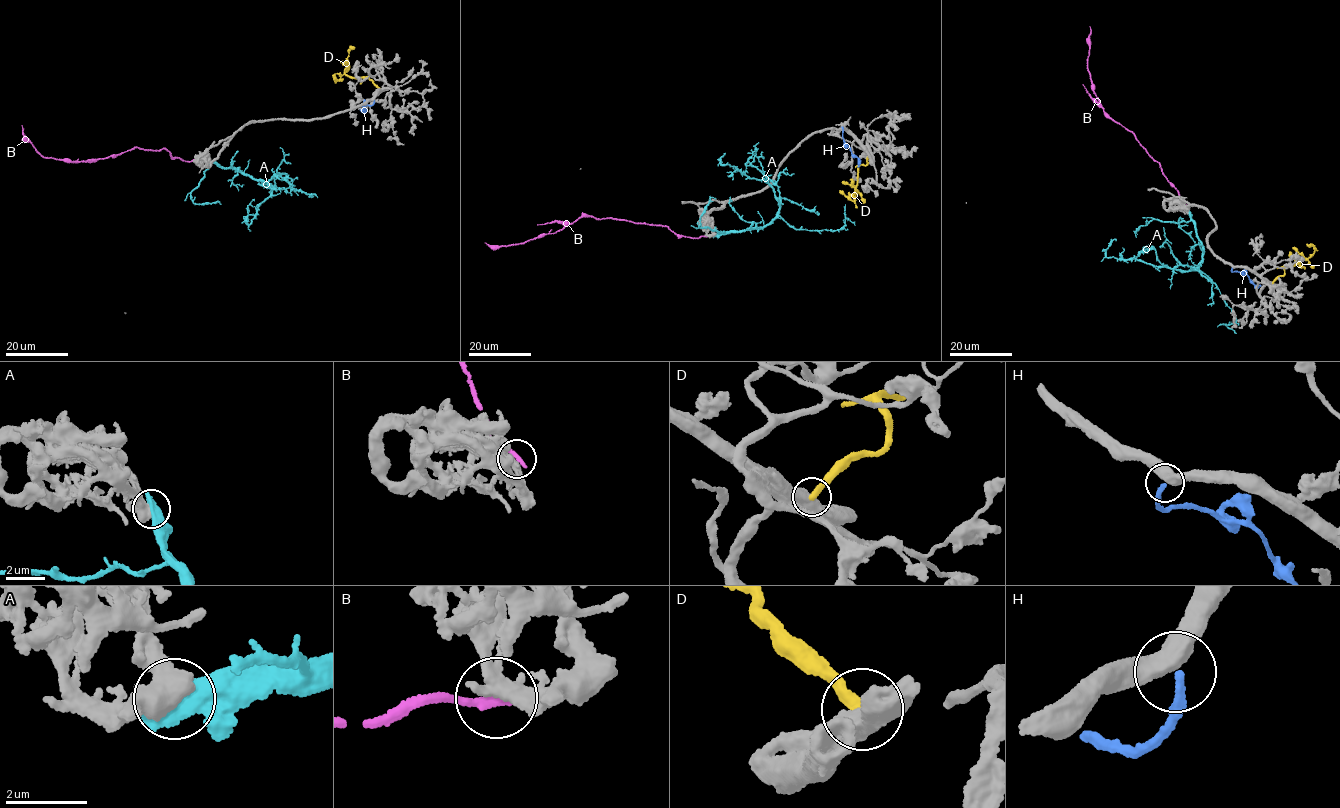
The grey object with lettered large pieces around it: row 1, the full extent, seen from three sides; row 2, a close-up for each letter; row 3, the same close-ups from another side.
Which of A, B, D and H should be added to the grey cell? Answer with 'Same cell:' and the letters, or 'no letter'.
Same cell: no letter

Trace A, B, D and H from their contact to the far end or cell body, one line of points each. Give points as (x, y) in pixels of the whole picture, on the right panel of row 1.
A: (1189, 212), (1204, 248), (1193, 270), (1107, 257), (1105, 249), (1111, 240), (1109, 246)
B: (1186, 206), (1159, 163), (1133, 134), (1109, 117), (1098, 104), (1087, 70), (1090, 26)
D: (1272, 283), (1284, 275), (1283, 267), (1300, 262), (1314, 252), (1314, 247), (1306, 244)
H: (1232, 267), (1231, 271), (1239, 271), (1260, 285)

